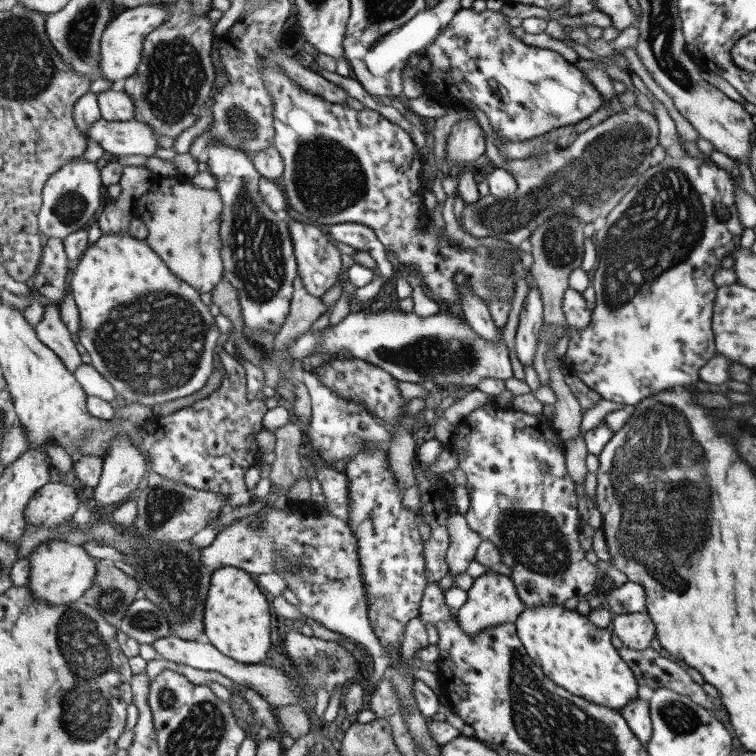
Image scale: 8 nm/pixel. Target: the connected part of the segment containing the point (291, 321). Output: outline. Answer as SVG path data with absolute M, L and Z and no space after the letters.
M300 275L295 278L295 288L288 320L281 327L277 340L275 340L274 348L279 349L279 351L285 351L291 341L309 331L311 326L313 326L313 322L317 322L317 318L325 314L325 312L331 312L332 309L327 308L321 302L321 297L313 296L306 289L303 278Z

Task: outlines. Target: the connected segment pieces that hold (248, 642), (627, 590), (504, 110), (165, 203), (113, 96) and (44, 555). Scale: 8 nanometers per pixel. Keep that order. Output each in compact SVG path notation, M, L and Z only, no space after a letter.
M241 568L214 571L205 610L205 633L222 654L243 664L261 664L271 652L271 609L254 576Z
M628 581L605 597L604 605L615 614L645 613L646 590L644 586Z
M469 8L457 12L438 40L426 51L425 58L430 58L433 69L421 80L423 95L434 96L440 104L449 107L455 107L459 99L469 99L486 114L491 128L513 143L529 140L554 128L575 125L603 109L603 94L575 64L565 61L555 50L523 44L511 34L513 28L507 19L499 10L485 9L476 13Z
M180 176L157 178L152 188L139 197L136 212L148 229L147 243L161 255L169 268L200 293L213 292L225 280L221 224L224 200L216 189L197 188Z
M121 86L100 92L98 102L104 120L128 122L136 119L135 102Z
M50 540L41 544L26 560L31 569L30 584L27 585L36 598L51 605L68 605L81 600L94 586L97 579L99 560L84 548L60 540Z

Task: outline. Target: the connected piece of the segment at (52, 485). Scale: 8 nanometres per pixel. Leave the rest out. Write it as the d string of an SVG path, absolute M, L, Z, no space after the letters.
M49 482L33 495L25 515L29 524L56 528L71 521L79 504L81 500L75 486L63 482Z

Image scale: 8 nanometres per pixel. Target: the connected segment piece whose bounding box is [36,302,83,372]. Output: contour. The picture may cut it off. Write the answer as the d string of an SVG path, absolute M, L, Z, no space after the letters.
M46 302L44 320L36 327L36 331L37 336L61 357L71 372L83 364L77 343L71 338L67 324L61 320L57 305Z

